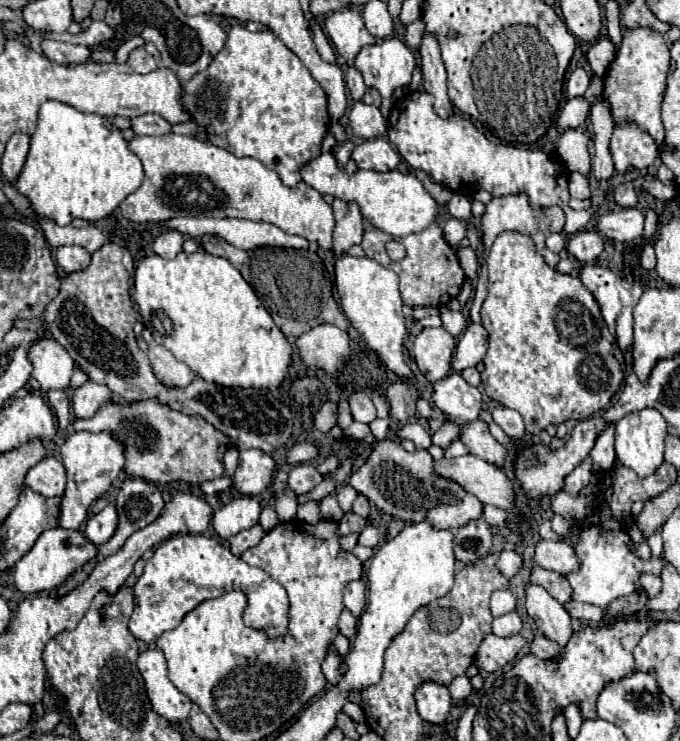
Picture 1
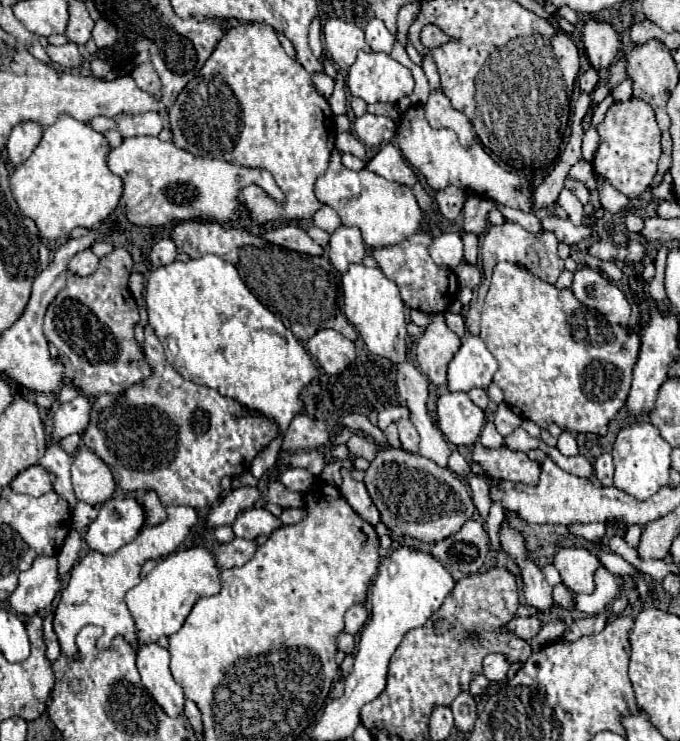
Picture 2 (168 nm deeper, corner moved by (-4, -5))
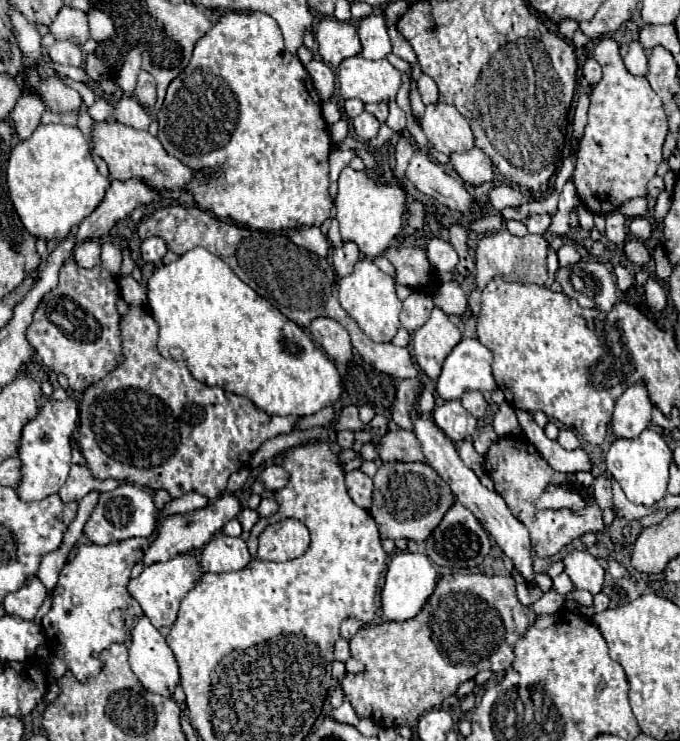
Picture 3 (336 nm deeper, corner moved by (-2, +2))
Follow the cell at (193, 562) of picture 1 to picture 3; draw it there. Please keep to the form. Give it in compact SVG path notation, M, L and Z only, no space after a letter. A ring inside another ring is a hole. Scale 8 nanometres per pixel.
M189 553L177 555L165 563L153 563L149 567L145 567L139 577L129 581L129 593L141 605L145 617L149 617L149 621L157 629L161 629L165 625L175 623L179 603L195 587L195 583L199 581L199 575L201 575L201 567L193 555L189 555Z

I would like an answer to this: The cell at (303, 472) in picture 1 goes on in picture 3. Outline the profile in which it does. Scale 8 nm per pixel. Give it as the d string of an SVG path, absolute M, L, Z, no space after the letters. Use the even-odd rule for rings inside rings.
M269 463L269 465L263 467L263 471L259 475L259 481L263 483L265 491L277 491L277 489L283 489L287 485L289 473L283 467L279 467L275 463Z

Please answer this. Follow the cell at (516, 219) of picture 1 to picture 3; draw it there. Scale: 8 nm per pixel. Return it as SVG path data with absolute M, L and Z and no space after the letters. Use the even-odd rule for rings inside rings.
M501 229L495 235L487 235L479 241L475 249L475 283L477 289L469 295L469 309L473 315L479 313L481 305L481 291L487 287L487 283L493 277L501 277L503 281L519 281L519 283L535 283L545 285L547 283L547 249L549 241L543 235L527 235L527 237L515 237L507 229Z

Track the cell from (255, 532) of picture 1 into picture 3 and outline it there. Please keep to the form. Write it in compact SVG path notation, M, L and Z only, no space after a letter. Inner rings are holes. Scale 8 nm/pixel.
M225 533L215 535L201 551L201 571L225 573L243 569L251 561L247 545L241 537L229 537Z

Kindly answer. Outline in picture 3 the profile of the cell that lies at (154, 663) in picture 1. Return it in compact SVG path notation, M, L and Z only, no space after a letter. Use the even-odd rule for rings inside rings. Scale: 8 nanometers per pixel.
M141 617L131 633L129 663L131 663L131 671L137 675L137 679L141 681L141 685L145 689L149 689L151 693L163 695L163 697L173 695L177 679L179 679L179 667L177 667L177 661L173 657L173 651L165 645L161 633L151 625L151 621L147 617Z

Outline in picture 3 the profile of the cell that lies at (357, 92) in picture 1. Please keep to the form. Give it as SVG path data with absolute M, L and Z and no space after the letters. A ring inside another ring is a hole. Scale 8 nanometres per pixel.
M347 99L345 105L343 105L343 111L345 111L345 115L349 119L353 119L353 117L357 117L363 111L363 103L359 99Z

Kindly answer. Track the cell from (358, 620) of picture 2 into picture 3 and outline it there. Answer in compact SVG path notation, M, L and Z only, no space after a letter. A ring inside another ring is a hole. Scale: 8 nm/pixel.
M345 619L341 625L341 637L345 637L347 641L361 629L361 623L357 619Z

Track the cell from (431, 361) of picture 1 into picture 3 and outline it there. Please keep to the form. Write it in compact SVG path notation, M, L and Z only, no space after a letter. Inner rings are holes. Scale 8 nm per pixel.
M435 307L427 323L419 327L413 335L415 359L429 379L437 381L445 357L459 341L461 331L449 321L449 317L441 309Z

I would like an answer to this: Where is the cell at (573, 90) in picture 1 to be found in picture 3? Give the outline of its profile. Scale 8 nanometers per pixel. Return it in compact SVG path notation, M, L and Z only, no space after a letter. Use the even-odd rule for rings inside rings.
M587 59L587 63L583 65L583 75L591 85L599 83L601 81L601 65L595 59Z

